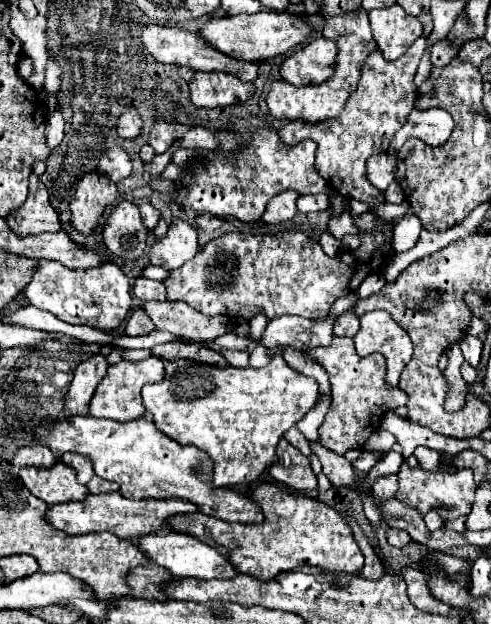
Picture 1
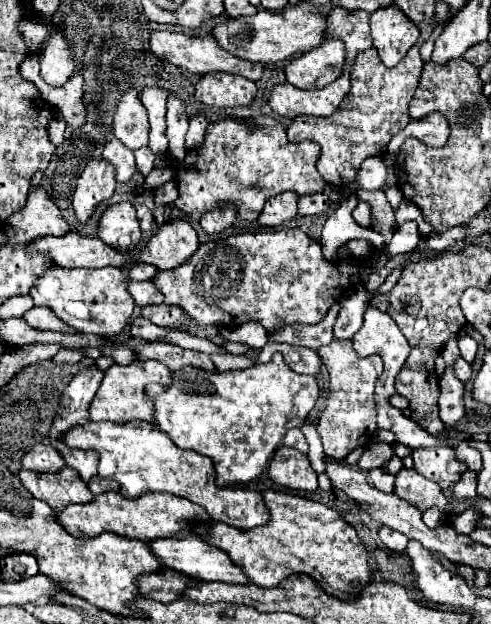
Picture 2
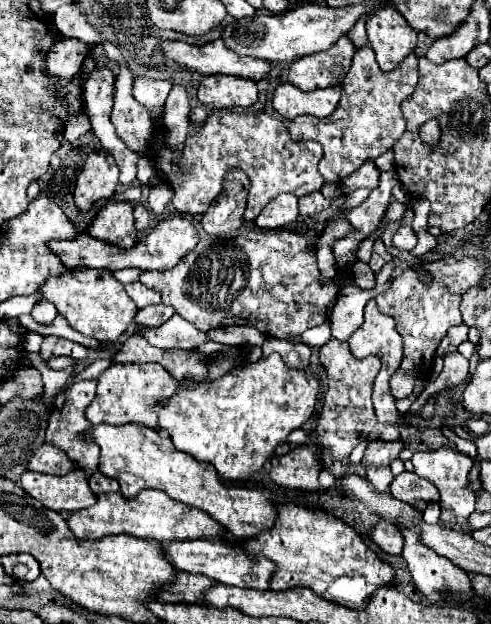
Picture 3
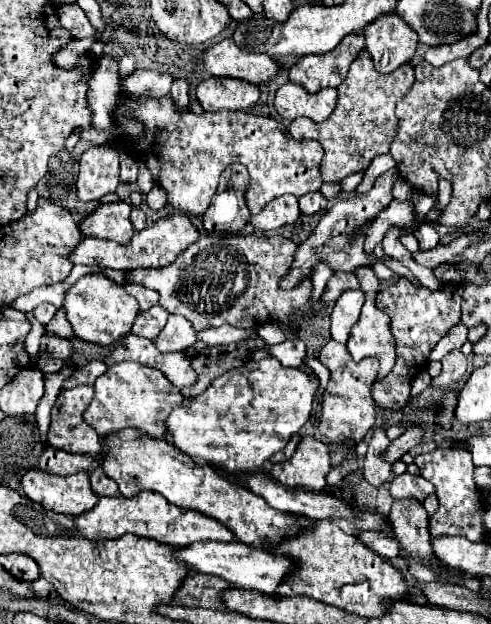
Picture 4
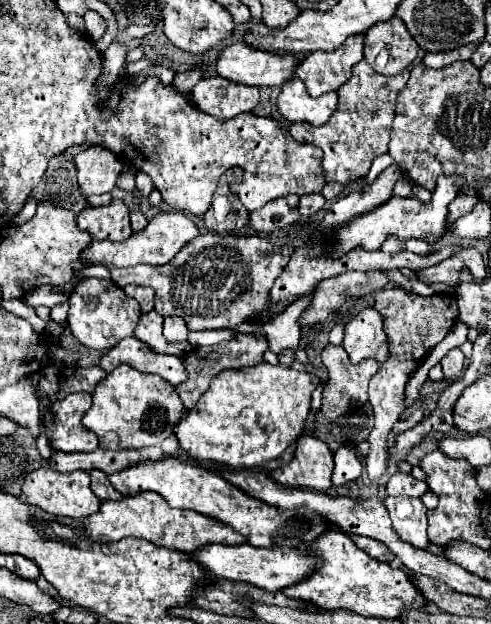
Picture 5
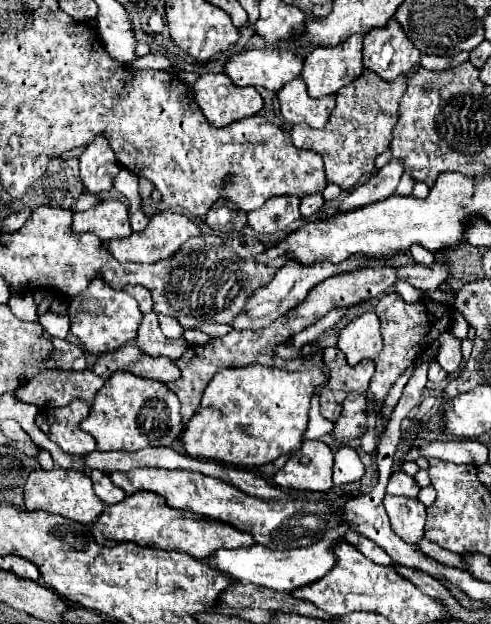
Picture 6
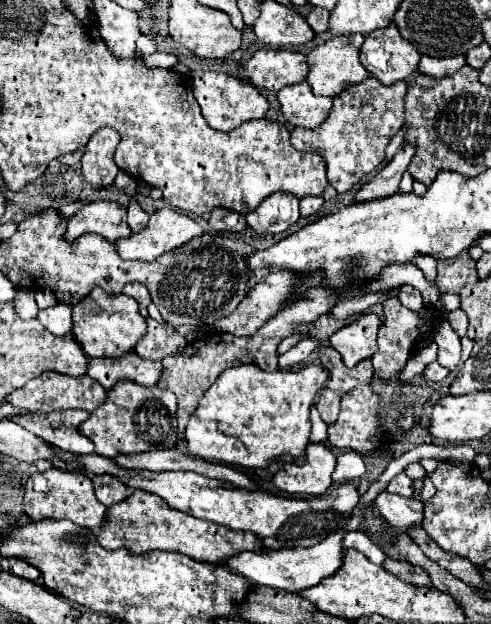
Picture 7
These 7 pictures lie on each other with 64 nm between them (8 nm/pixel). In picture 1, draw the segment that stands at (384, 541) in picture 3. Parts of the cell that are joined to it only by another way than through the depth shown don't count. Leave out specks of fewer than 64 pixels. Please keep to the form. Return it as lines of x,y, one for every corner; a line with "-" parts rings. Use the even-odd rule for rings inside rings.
390,528
386,536
388,536
388,542
390,542
392,546
396,546
396,548
404,548
404,546
412,540
406,530
398,530
398,528

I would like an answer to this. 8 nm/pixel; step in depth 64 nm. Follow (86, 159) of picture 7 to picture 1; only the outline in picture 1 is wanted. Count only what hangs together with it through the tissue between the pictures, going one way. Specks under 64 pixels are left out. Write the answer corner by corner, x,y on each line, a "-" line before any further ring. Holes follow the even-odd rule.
96,172
86,174
76,188
74,200
70,202
70,210
72,210
70,224
82,236
86,238
92,236
106,206
114,204
118,198
120,192
114,182
110,182
106,176
100,176

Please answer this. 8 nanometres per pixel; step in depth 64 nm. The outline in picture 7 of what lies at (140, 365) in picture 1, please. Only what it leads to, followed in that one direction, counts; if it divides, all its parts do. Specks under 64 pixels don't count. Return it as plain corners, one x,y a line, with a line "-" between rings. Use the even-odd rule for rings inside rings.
118,380
106,400
80,424
80,432
96,444
96,454
112,458
118,454
136,454
146,450
174,448
178,440
176,396
156,386
140,386
132,380

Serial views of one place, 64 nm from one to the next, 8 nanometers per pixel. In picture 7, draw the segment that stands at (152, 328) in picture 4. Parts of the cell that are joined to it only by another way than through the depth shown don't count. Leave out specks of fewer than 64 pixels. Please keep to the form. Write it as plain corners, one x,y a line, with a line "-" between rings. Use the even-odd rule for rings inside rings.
150,316
146,318
146,324
148,324
148,330
134,348
138,356
148,358
148,360
162,360
166,356
172,356
184,350
186,338
182,334
168,336
164,328

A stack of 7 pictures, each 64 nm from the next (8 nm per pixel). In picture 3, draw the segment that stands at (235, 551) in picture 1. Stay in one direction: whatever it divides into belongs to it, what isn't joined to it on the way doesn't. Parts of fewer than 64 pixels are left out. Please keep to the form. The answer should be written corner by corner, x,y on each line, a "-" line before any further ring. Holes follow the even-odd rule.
278,502
274,504
276,508
276,524
274,528
268,528
268,532
260,532
252,540
234,540
232,544
240,546
244,552
252,556
264,556
276,564
276,570
270,578
270,590
284,590
292,586
308,586
316,594
330,598
332,602
338,602
342,606
350,608
364,608
368,602
368,596
380,586
386,586
394,578
394,570
390,564
380,560
362,540
362,536
336,518
334,514
314,508
314,506
304,506
304,504
294,504
294,502
-
336,578
348,578
352,580
350,586
344,588
344,594
330,594
326,592
328,586

